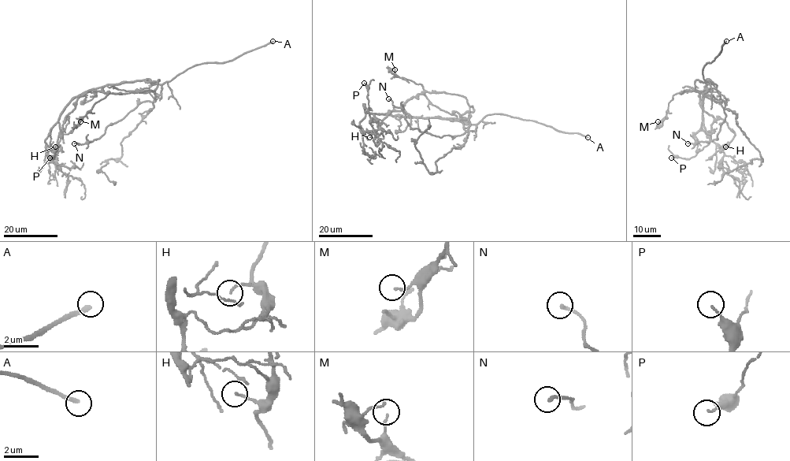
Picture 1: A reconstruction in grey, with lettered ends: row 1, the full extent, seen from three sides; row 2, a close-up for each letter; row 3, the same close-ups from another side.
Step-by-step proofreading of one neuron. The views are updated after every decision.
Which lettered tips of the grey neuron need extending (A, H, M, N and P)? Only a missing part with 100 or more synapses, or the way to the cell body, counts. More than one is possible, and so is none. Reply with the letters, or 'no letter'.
A, P

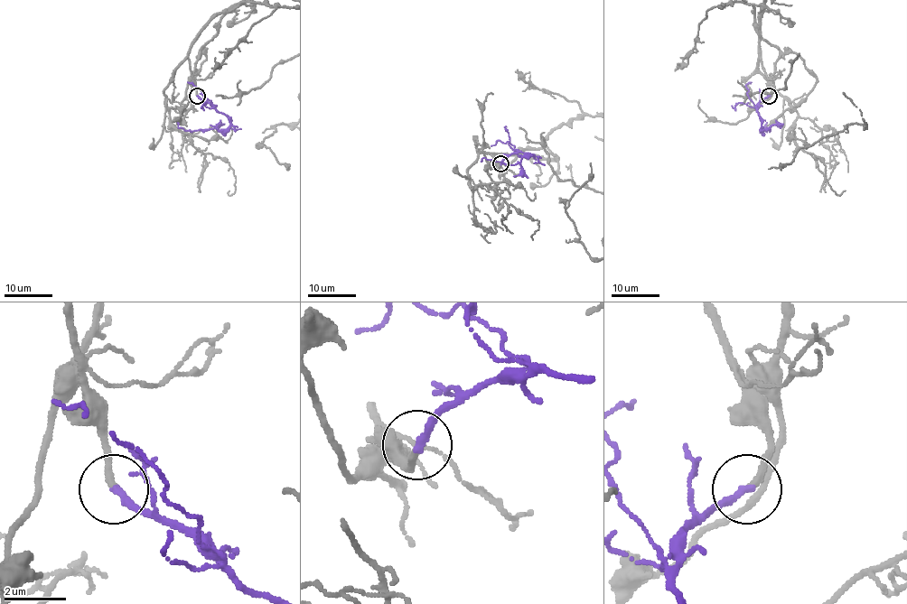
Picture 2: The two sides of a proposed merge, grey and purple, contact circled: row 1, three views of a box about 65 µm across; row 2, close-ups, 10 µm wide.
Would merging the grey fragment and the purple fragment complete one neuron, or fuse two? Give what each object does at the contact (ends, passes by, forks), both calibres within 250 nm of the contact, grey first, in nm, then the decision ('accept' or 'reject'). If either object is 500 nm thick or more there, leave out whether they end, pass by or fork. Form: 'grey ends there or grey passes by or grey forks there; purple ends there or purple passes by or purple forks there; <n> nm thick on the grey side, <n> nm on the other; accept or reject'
grey ends there; purple ends there; 220 nm thick on the grey side, 240 nm on the other; accept

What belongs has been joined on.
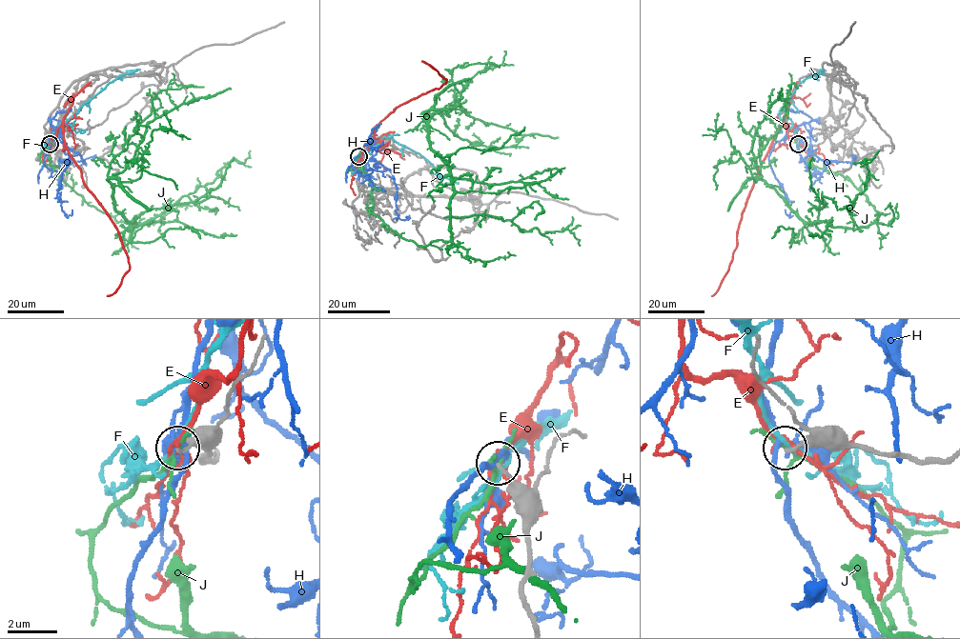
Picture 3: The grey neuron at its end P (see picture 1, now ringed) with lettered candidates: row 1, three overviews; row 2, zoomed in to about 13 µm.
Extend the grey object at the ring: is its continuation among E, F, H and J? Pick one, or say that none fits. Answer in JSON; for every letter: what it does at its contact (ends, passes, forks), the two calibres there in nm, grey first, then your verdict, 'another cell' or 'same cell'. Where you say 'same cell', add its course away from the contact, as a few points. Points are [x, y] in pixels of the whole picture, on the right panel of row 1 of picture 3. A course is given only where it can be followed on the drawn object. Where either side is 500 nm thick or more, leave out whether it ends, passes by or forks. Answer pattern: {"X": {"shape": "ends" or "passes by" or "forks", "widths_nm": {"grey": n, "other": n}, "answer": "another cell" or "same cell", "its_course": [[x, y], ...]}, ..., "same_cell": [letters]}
{"E": {"shape": "forks", "widths_nm": {"grey": 200, "other": 80}, "answer": "another cell"}, "F": {"shape": "passes by", "widths_nm": {"grey": 200, "other": 180}, "answer": "another cell"}, "H": {"shape": "forks", "widths_nm": {"grey": 140, "other": 240}, "answer": "same cell", "its_course": [[798, 145], [797, 128], [787, 127], [768, 156], [788, 200], [789, 216], [785, 209]]}, "J": {"shape": "forks", "widths_nm": {"grey": 140, "other": 110}, "answer": "another cell"}, "same_cell": ["H"]}

